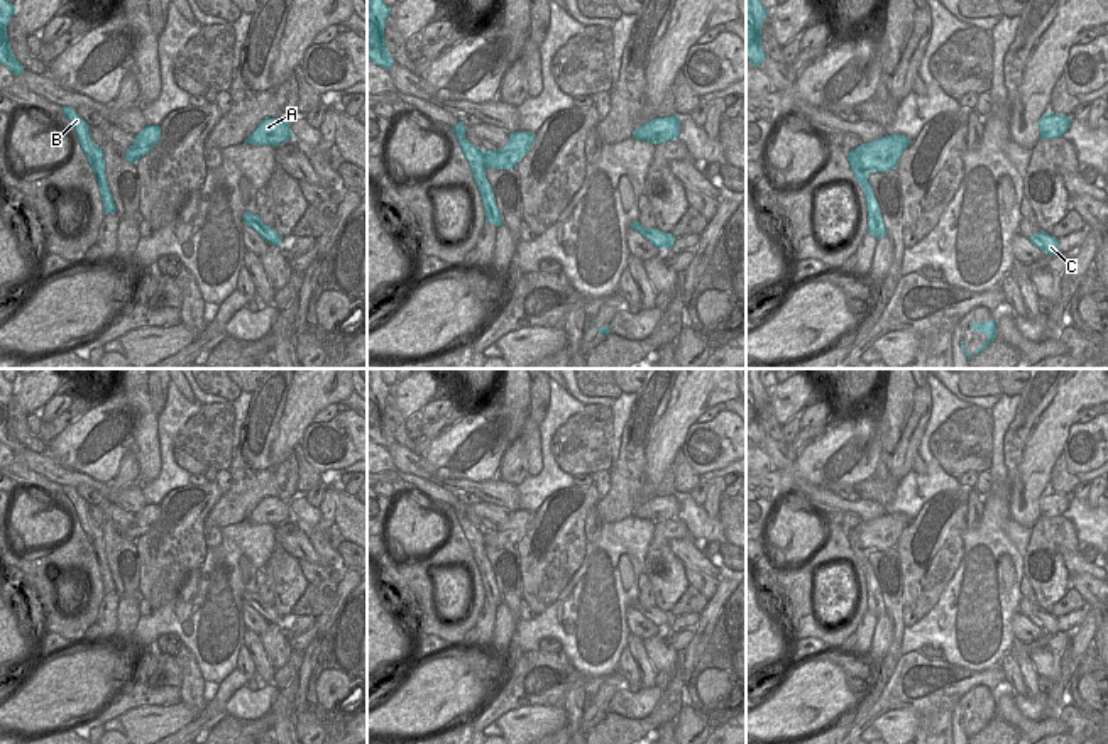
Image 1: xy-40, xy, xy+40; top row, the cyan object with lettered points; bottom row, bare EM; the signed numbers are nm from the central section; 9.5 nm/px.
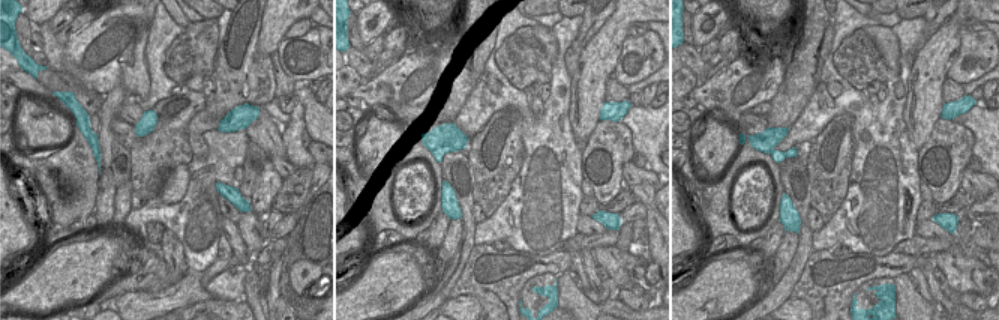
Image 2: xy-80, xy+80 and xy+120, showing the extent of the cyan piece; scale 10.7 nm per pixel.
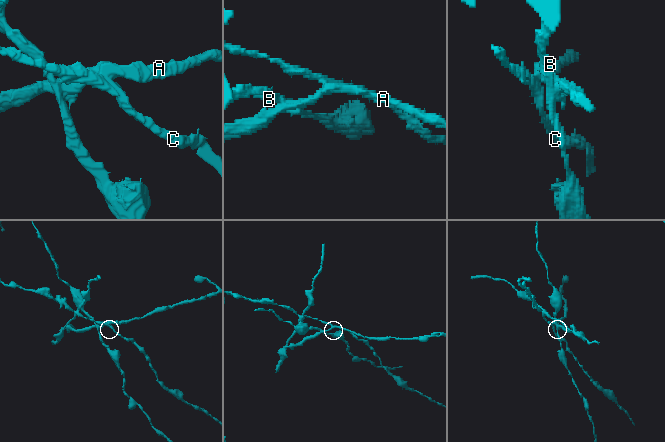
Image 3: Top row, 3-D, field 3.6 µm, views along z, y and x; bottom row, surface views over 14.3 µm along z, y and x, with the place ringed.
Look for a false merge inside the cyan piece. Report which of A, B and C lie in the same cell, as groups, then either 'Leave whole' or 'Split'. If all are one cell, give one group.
Groups: A / B C. Split

